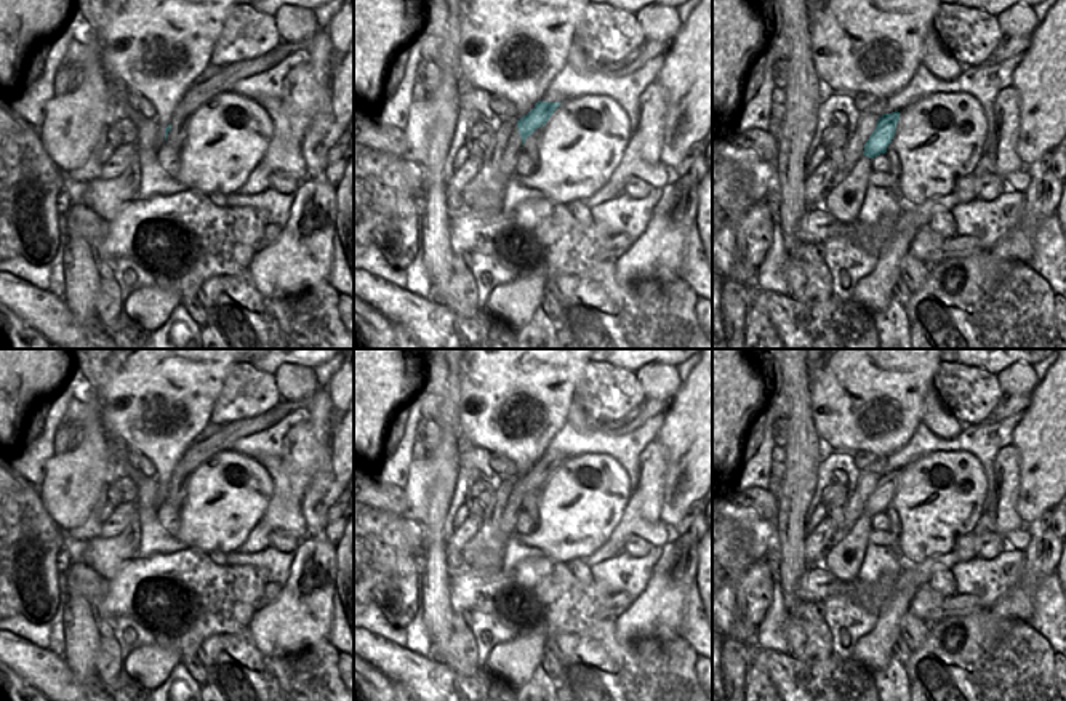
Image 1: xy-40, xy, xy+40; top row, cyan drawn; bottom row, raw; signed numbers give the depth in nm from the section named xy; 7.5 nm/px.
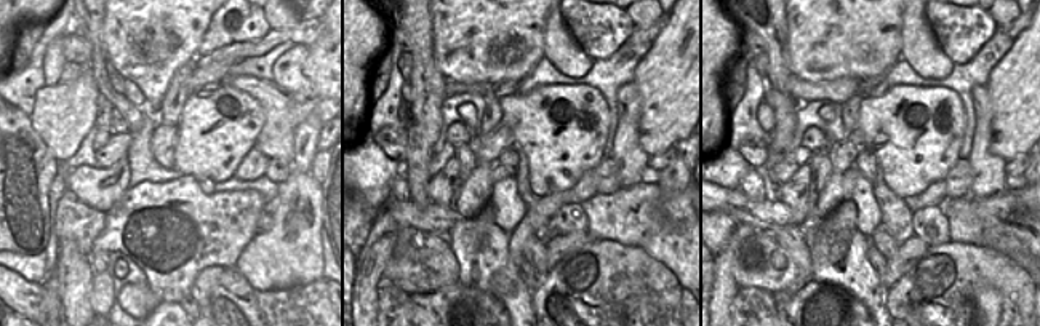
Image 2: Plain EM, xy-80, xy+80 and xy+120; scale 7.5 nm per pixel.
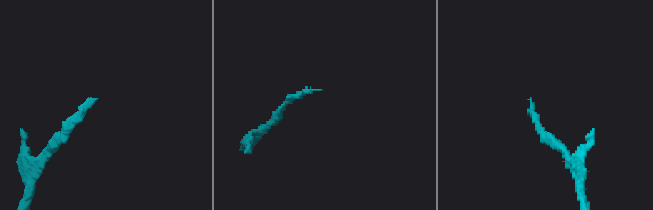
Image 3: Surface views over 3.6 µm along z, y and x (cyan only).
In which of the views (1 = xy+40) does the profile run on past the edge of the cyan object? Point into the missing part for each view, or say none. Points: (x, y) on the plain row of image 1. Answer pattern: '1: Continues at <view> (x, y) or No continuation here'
1: No continuation here.

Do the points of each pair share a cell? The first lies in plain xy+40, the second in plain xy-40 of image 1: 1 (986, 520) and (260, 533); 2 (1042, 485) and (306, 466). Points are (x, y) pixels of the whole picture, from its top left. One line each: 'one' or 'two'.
1: two
2: two

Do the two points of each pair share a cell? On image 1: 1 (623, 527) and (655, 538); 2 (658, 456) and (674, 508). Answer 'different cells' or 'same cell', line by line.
1: same cell
2: different cells

